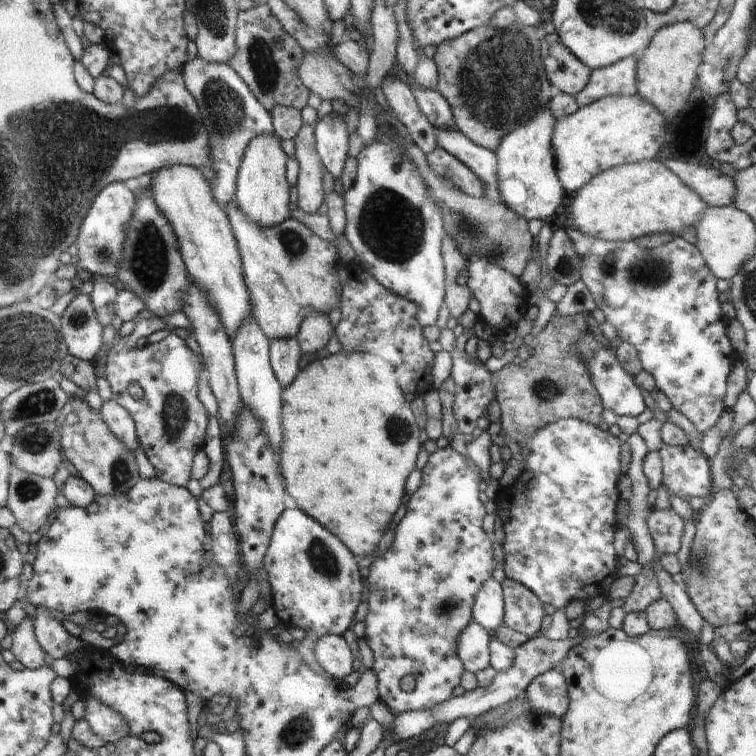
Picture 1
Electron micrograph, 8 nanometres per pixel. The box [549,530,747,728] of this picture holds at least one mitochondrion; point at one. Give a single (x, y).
(704, 559)

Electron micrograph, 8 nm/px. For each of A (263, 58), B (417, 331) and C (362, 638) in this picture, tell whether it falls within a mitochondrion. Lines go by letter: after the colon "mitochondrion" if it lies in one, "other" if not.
A: mitochondrion
B: other
C: other

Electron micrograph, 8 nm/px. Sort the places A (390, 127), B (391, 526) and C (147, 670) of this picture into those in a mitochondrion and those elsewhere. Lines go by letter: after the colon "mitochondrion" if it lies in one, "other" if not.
A: other
B: other
C: other

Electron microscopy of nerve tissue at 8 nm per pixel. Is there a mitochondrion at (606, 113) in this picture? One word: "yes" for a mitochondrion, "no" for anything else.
no

